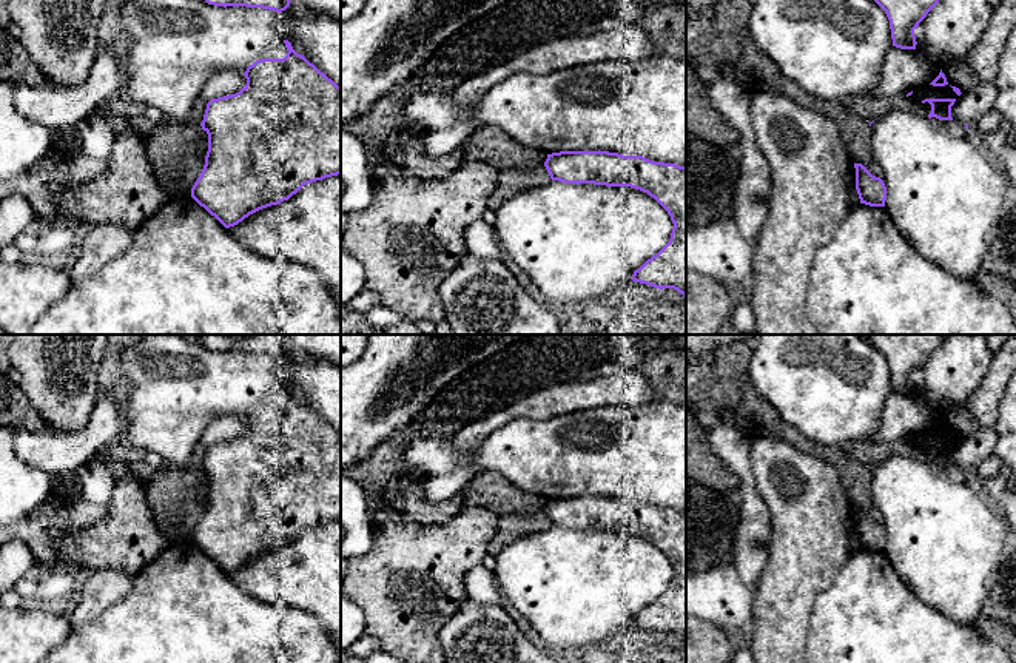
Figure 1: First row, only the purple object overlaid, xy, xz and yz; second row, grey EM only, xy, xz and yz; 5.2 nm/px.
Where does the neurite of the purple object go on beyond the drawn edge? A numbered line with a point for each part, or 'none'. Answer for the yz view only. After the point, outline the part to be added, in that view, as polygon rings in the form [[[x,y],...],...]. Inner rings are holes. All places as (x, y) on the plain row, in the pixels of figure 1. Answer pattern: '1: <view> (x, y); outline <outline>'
1: yz (928, 437); outline [[[950,430],[945,432],[920,432],[913,436],[914,441],[920,444],[957,444],[957,439],[953,436]]]

